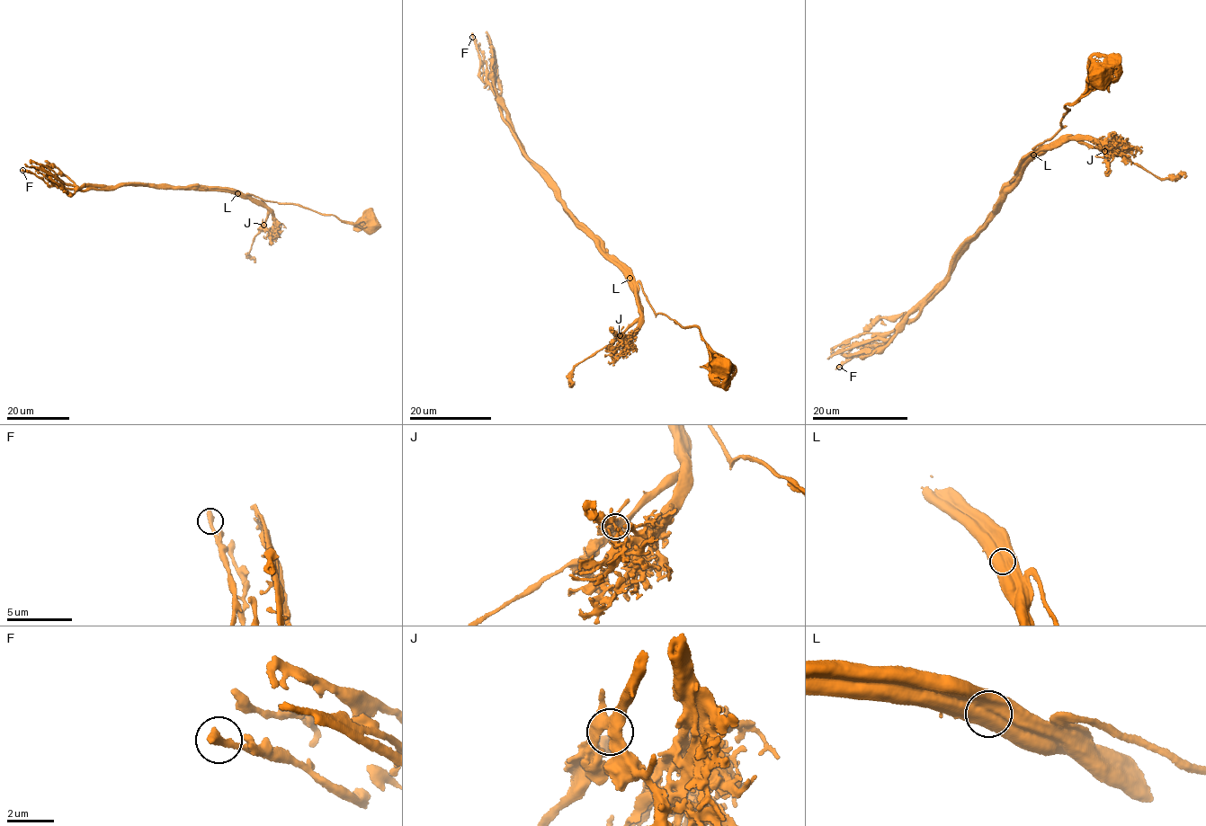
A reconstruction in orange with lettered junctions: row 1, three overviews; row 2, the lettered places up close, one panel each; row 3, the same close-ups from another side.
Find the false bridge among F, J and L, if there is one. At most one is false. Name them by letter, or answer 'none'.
L

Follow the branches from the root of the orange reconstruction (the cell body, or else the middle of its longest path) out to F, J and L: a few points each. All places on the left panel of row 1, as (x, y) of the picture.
F: (372, 223), (197, 184), (134, 182), (83, 190), (49, 185), (23, 171)
J: (372, 223), (363, 219), (355, 223), (345, 221), (296, 204), (280, 204), (249, 194), (267, 208), (263, 225)
L: (372, 223), (363, 219), (355, 223), (345, 221), (296, 204), (280, 204), (237, 193)

